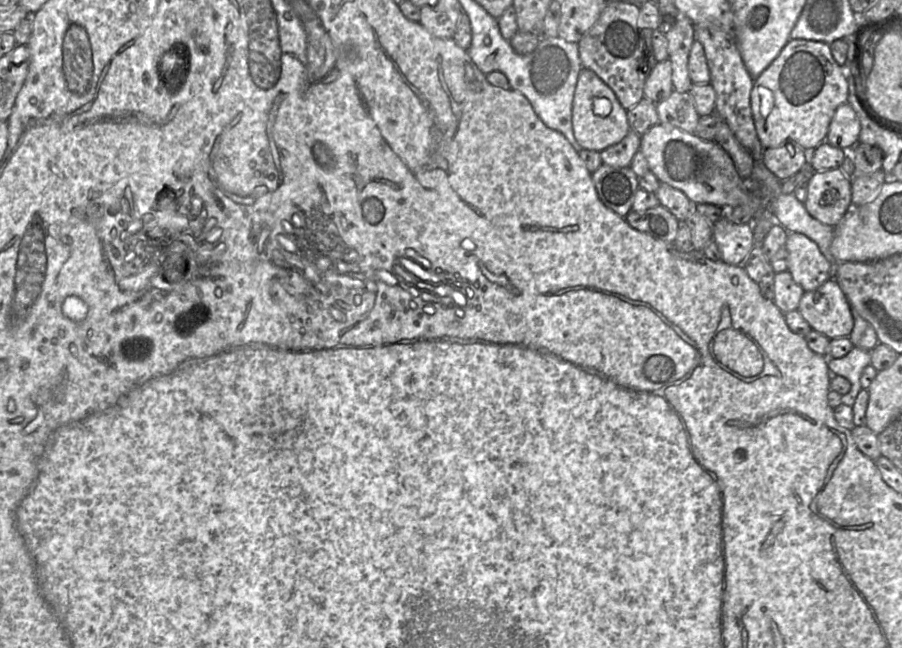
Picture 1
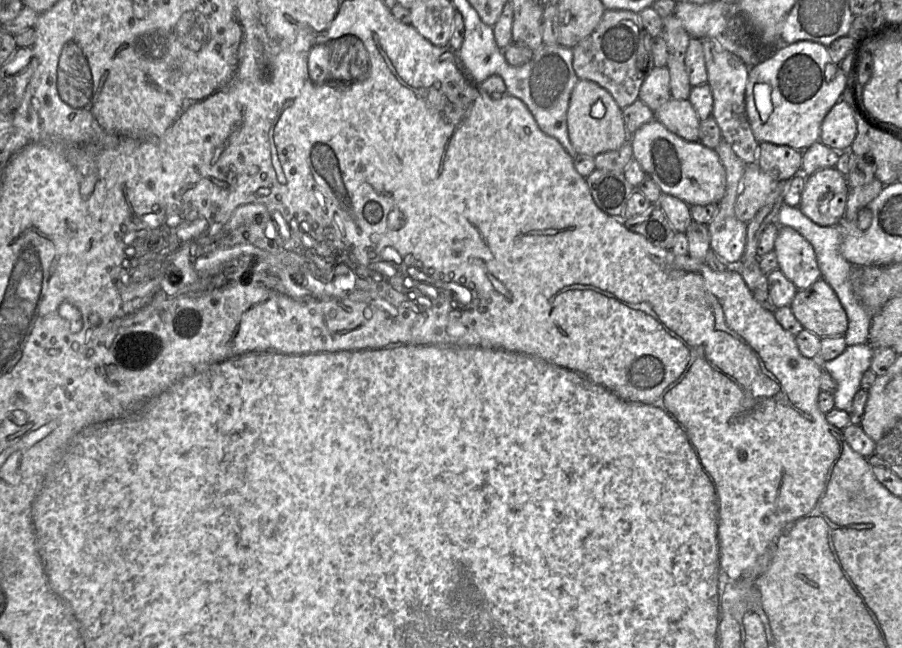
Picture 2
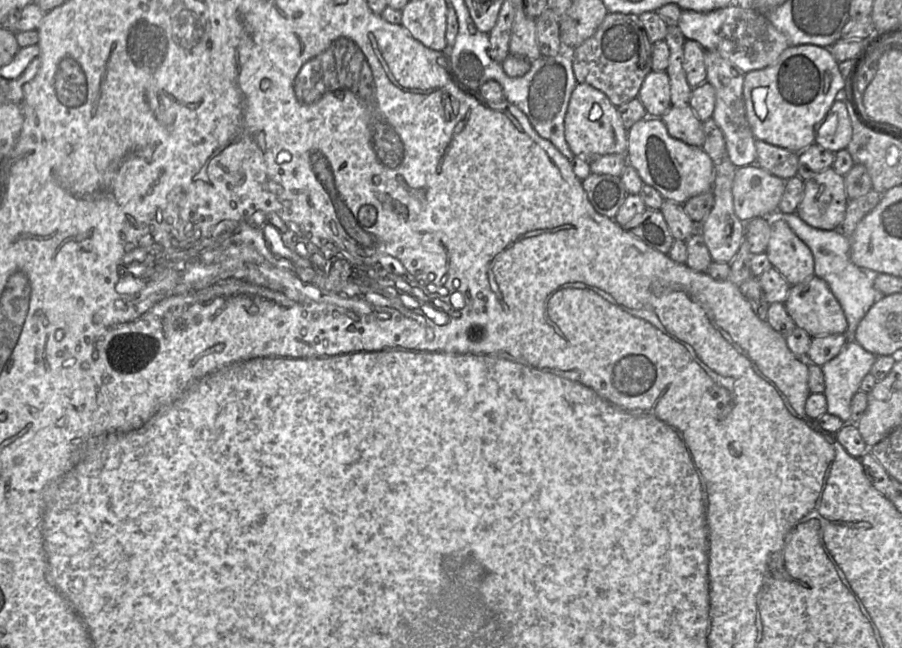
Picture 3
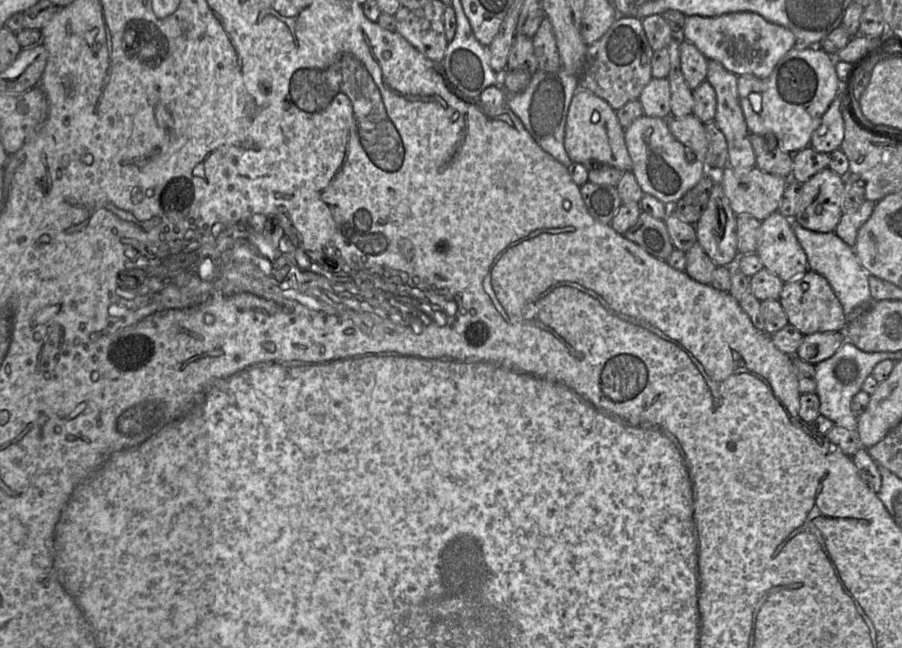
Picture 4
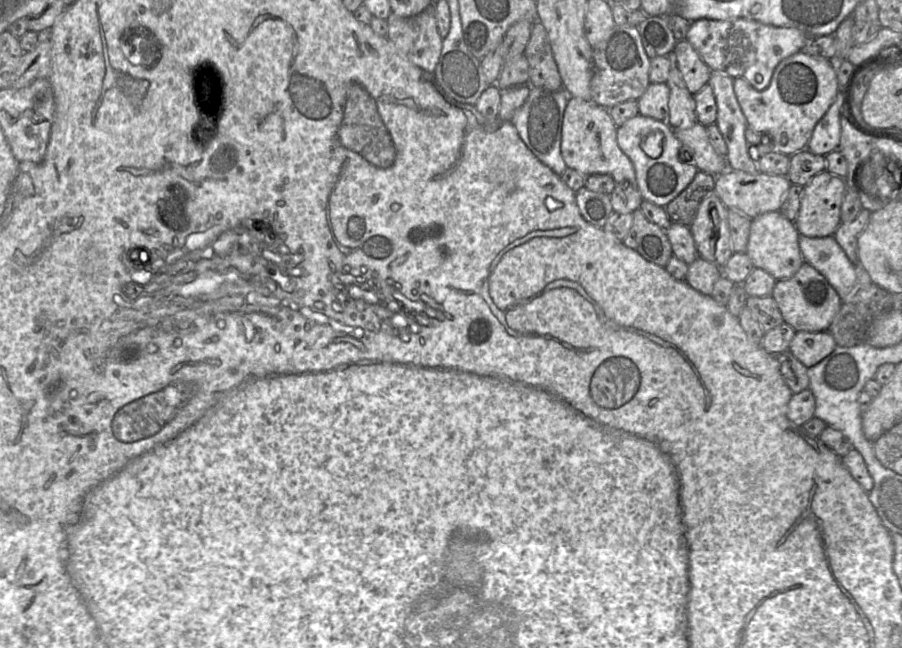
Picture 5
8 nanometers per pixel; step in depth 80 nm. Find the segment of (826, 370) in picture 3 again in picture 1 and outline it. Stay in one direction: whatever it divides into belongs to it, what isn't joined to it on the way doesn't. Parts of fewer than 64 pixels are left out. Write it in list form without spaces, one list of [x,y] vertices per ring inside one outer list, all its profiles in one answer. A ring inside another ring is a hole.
[[[853,347],[841,358],[828,358],[830,374],[846,378],[851,383],[848,393],[842,396],[841,404],[853,407],[856,397],[862,390],[861,375],[863,370],[871,364],[871,351]]]

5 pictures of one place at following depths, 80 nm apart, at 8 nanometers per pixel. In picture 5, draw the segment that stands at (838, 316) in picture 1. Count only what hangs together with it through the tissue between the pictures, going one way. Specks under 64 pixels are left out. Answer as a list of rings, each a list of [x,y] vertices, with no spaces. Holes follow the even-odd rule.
[[[805,262],[790,278],[776,280],[771,296],[779,307],[783,321],[796,331],[828,330],[842,303],[838,293],[825,277]]]

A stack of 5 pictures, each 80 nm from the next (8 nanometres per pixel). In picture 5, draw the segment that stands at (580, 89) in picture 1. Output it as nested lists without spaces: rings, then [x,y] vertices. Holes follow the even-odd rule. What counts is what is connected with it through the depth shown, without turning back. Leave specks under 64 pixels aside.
[[[569,98],[561,127],[561,155],[568,168],[577,170],[584,176],[608,174],[616,183],[629,182],[636,185],[634,166],[617,143],[617,126],[608,109],[592,100]]]

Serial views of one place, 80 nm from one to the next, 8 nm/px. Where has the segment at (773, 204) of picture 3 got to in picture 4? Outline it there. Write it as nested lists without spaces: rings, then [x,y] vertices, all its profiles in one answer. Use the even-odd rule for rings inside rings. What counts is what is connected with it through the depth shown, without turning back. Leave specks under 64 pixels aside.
[[[756,166],[750,169],[735,169],[724,167],[716,173],[719,182],[734,214],[748,214],[759,221],[763,221],[778,210],[788,179],[763,172]]]

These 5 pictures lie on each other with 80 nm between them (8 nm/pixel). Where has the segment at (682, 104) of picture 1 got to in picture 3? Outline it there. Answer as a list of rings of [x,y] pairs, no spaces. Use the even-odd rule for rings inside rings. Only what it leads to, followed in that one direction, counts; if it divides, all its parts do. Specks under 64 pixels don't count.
[[[689,104],[671,106],[661,119],[671,137],[691,146],[702,147],[703,122],[699,120]]]

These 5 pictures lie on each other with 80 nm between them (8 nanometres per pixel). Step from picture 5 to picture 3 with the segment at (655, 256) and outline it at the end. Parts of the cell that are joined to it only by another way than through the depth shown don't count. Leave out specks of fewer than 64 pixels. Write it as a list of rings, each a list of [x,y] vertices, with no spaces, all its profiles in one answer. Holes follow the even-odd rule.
[[[646,208],[643,213],[622,228],[650,248],[663,254],[669,253],[675,240],[661,210]]]

